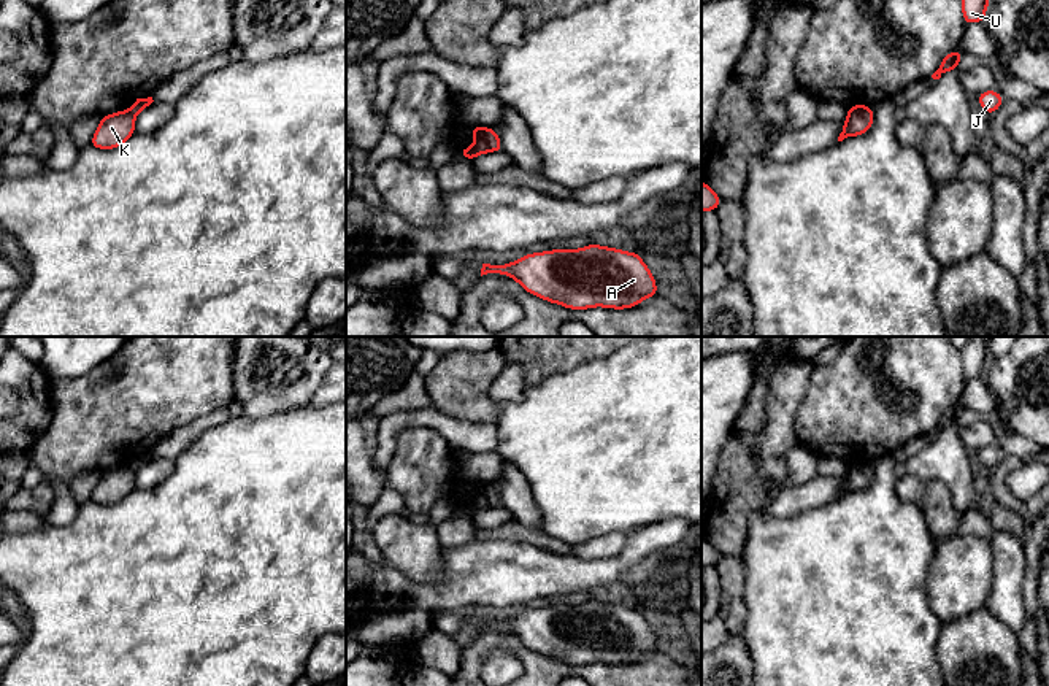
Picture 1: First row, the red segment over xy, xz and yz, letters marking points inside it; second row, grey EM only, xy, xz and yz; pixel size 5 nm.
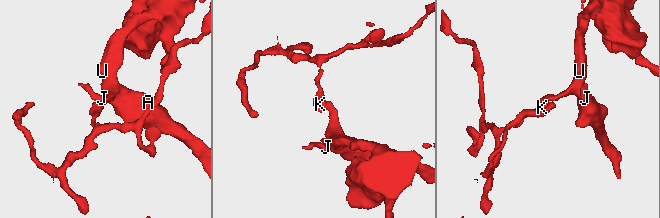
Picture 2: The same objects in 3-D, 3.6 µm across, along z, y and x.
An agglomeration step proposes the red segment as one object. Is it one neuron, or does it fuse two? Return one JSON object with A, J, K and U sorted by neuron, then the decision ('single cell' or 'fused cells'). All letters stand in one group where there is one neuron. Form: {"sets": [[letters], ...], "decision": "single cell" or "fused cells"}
{"sets": [["A", "J", "U"], ["K"]], "decision": "fused cells"}

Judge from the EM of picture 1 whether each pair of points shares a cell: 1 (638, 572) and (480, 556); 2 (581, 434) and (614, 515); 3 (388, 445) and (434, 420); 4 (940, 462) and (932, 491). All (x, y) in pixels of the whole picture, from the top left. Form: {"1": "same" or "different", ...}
{"1": "different", "2": "same", "3": "same", "4": "different"}

